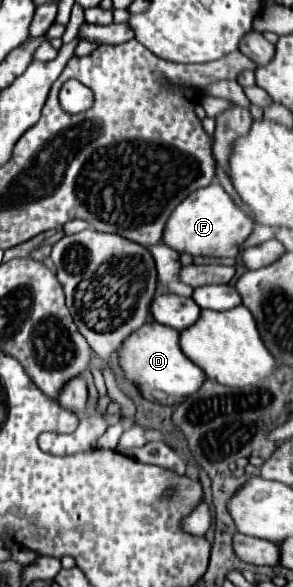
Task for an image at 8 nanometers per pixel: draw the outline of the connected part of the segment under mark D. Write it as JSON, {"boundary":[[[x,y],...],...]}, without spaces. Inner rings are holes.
{"boundary":[[[160,323],[142,325],[140,331],[132,333],[132,337],[124,341],[118,353],[126,379],[136,383],[148,401],[156,401],[162,405],[178,405],[188,395],[196,393],[206,381],[206,373],[182,353],[180,335]]]}

